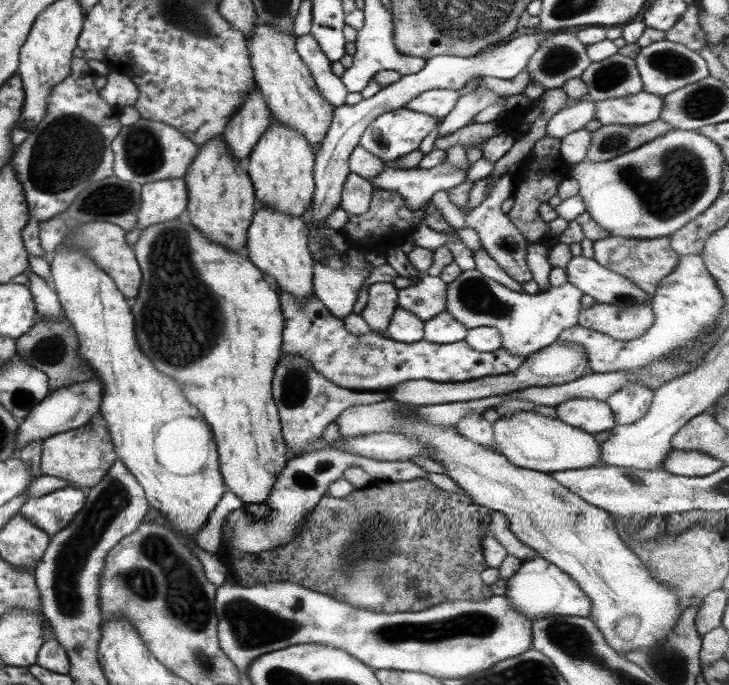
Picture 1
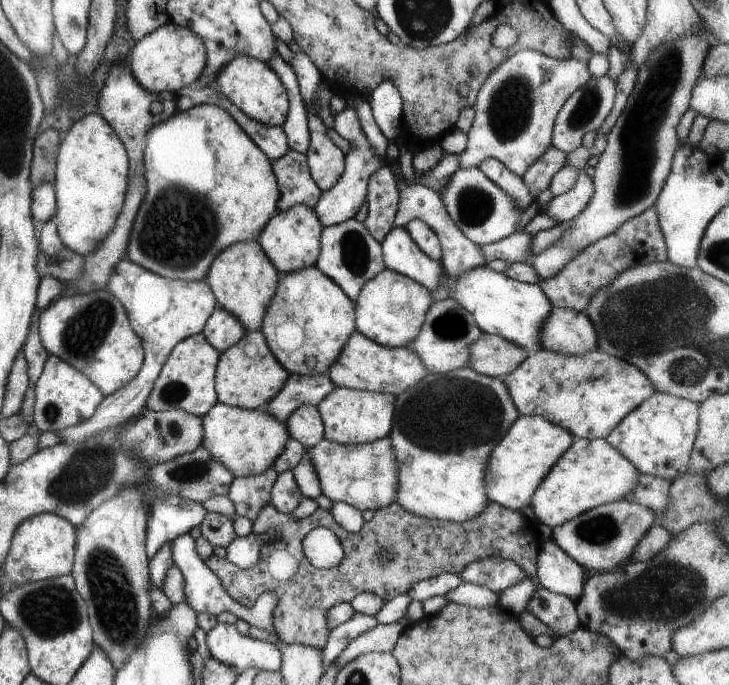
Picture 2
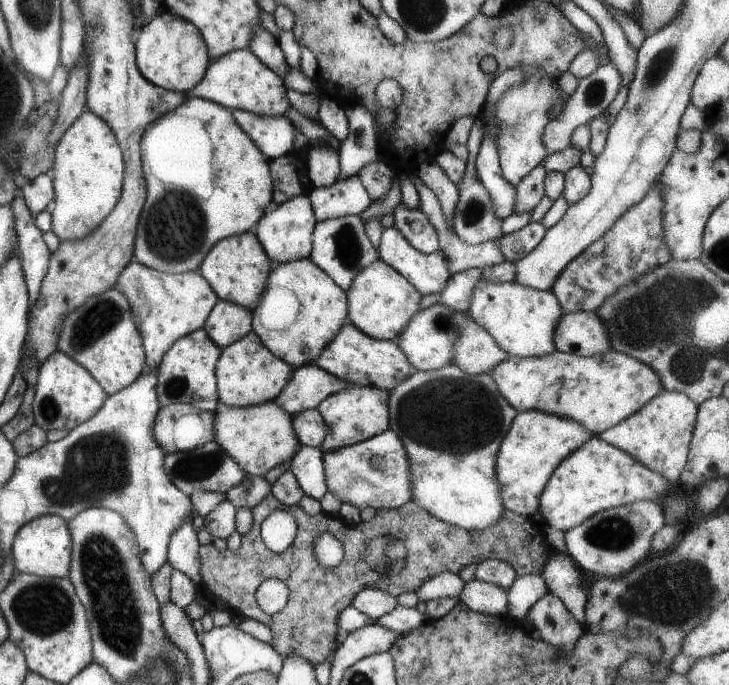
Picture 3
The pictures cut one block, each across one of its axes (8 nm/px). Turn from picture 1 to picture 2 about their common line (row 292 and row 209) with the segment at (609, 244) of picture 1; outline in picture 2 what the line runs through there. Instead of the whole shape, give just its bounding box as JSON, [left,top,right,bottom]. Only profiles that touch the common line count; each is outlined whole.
[537,205,666,311]

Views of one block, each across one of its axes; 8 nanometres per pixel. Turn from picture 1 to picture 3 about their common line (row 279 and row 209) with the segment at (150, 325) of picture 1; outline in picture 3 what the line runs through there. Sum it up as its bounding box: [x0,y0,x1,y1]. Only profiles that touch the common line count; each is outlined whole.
[132,98,273,274]

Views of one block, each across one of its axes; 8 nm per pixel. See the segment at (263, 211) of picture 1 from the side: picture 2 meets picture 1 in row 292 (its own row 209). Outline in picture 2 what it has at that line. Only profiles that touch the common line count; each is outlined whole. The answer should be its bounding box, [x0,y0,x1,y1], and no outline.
[256,205,322,275]

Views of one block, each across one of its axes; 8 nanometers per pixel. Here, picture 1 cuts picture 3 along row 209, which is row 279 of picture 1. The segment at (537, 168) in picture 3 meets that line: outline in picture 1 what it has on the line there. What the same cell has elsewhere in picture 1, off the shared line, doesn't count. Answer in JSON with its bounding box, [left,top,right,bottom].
[430,173,531,282]

